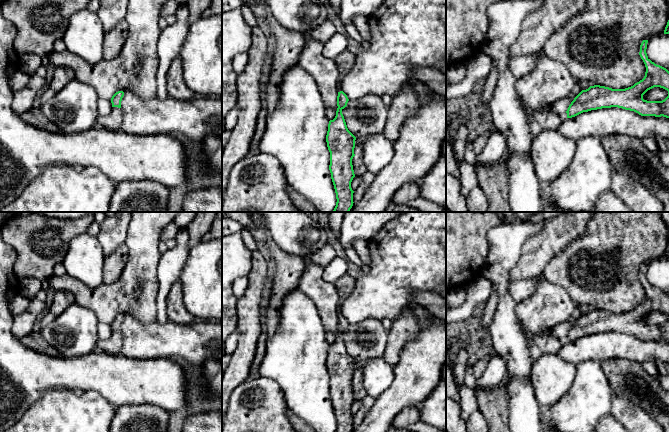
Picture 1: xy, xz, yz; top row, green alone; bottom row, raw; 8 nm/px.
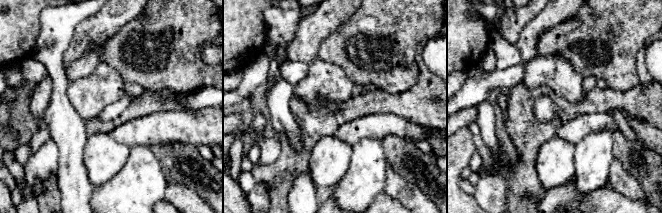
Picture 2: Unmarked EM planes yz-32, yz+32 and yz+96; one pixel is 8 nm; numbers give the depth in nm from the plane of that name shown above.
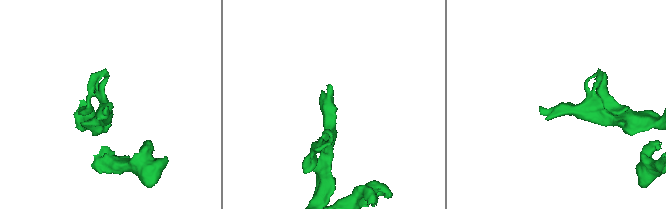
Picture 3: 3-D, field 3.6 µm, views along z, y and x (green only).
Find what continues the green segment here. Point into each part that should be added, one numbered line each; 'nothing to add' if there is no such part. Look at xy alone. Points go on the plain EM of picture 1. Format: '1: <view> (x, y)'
1: xy (113, 345)

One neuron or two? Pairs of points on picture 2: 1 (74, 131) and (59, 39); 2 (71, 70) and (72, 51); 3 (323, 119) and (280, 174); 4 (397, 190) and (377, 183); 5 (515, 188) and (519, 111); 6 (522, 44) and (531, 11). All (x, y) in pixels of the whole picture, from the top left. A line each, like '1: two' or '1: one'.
1: one
2: two
3: one
4: two
5: one
6: two

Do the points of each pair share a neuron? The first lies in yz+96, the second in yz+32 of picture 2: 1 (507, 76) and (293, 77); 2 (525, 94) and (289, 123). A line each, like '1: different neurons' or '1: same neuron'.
1: same neuron
2: different neurons

